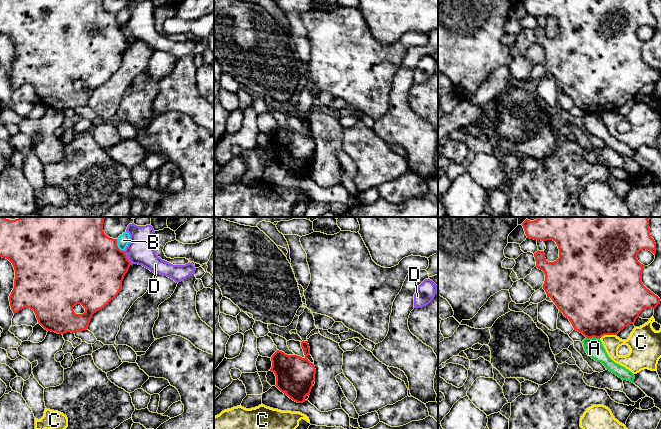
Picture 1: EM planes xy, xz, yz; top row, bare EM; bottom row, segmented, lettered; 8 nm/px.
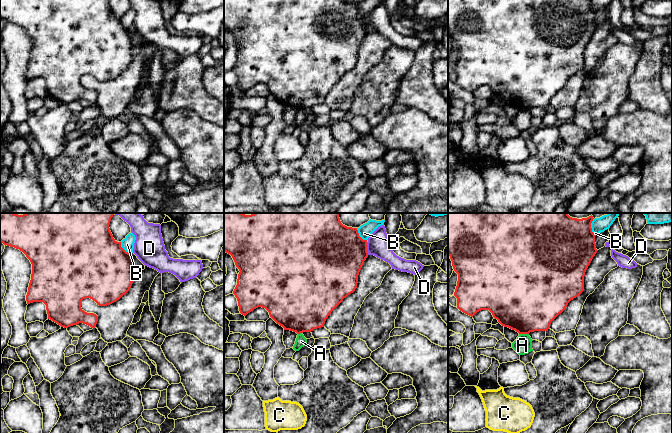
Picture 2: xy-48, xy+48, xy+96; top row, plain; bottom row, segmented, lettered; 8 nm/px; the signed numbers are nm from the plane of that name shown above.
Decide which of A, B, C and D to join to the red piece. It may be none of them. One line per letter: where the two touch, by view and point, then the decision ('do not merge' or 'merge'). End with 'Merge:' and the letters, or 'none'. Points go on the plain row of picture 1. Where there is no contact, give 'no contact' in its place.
A: contact yz (593, 112); do not merge
B: contact xy (117, 22); do not merge
C: contact yz (607, 110); do not merge
D: contact xy (126, 33); do not merge
Merge: none

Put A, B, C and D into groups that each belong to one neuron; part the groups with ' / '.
A / B / C / D

